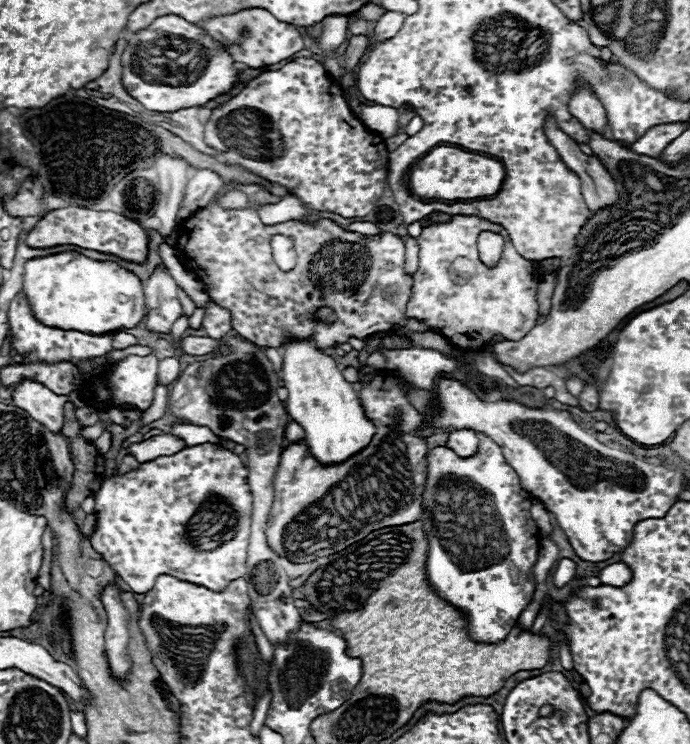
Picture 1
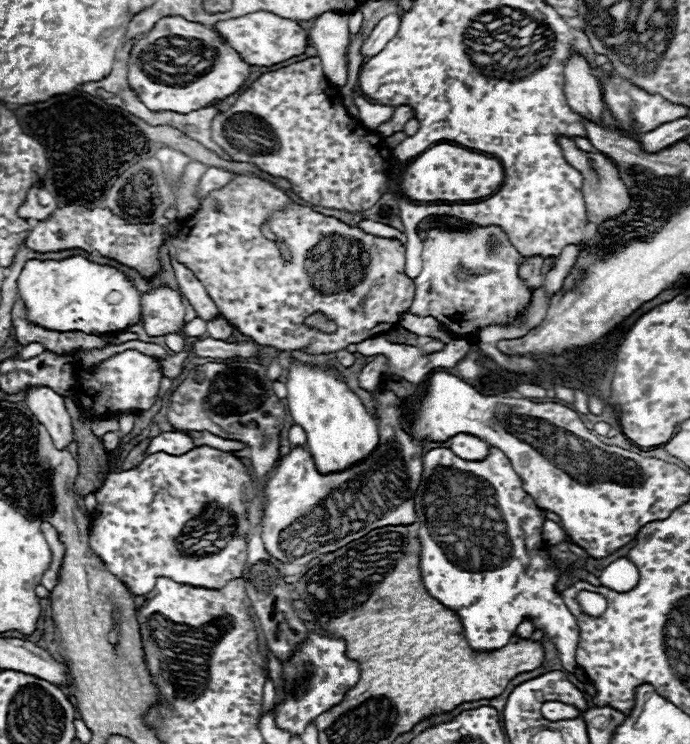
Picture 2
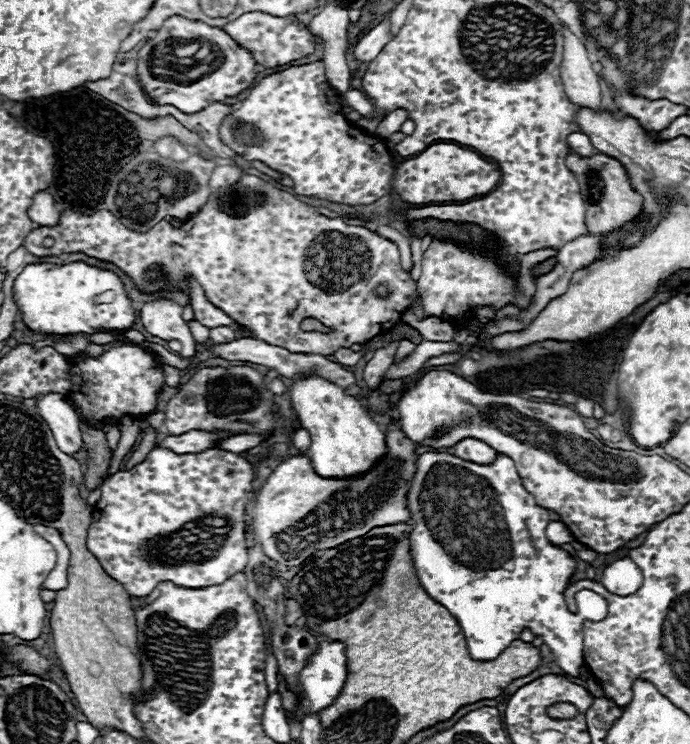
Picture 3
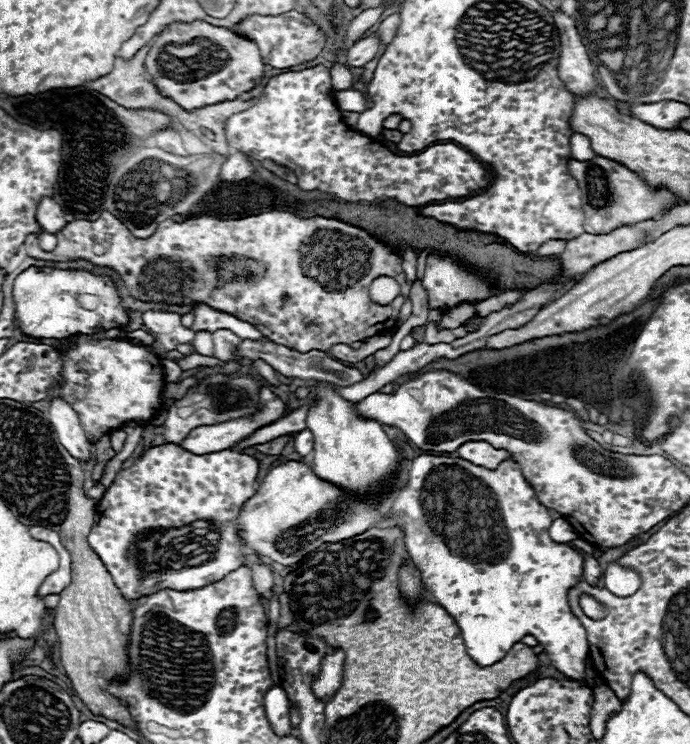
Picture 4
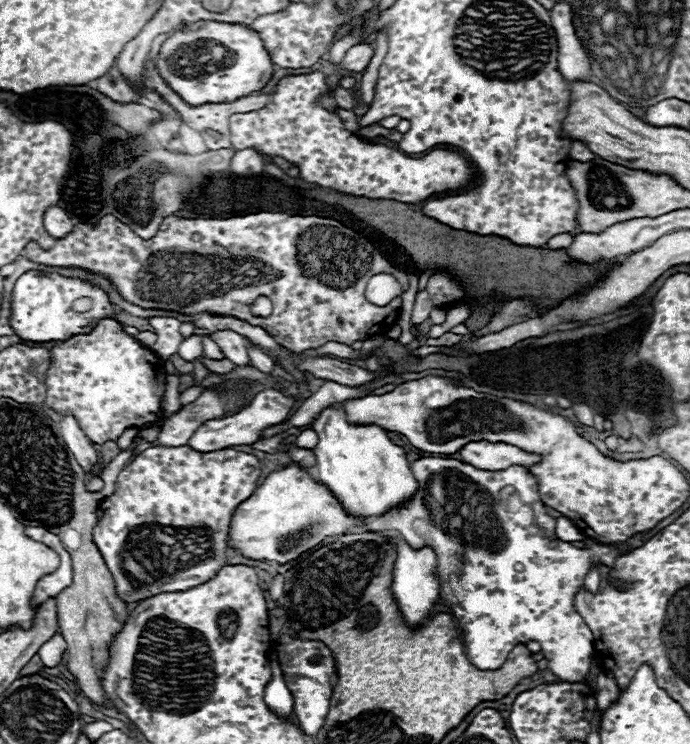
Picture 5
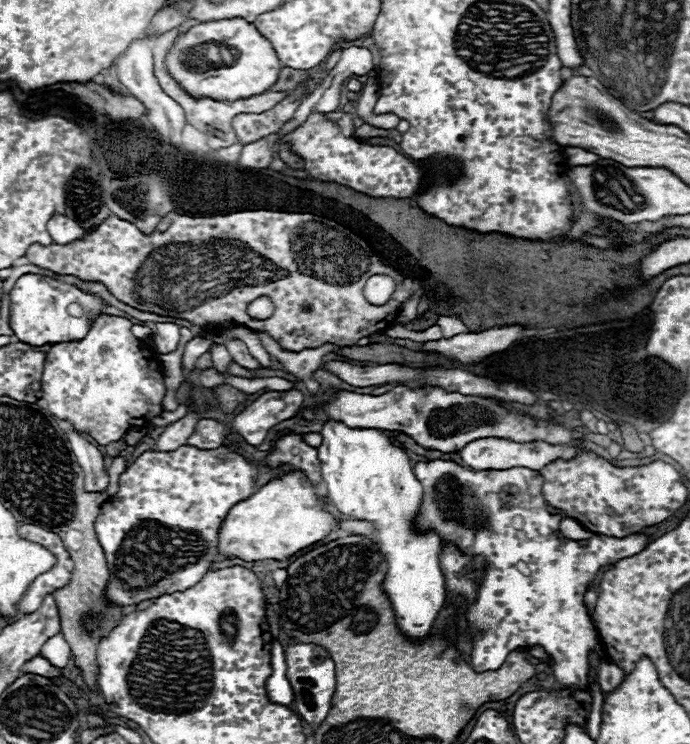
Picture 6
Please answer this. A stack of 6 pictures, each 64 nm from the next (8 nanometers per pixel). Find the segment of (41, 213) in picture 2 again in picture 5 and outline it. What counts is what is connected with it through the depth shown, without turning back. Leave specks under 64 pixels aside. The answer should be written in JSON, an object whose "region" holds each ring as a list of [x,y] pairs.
{"region":[[[50,206],[44,212],[44,228],[46,228],[46,232],[50,236],[62,238],[62,236],[66,236],[72,230],[72,220],[68,218],[68,214],[62,208]]]}

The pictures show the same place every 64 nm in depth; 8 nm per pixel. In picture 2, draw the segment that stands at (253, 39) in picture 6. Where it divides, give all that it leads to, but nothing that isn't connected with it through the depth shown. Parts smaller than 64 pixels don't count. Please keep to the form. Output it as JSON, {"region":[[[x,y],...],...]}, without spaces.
{"region":[[[176,18],[174,22],[174,30],[202,30],[204,28],[204,46],[208,48],[214,48],[218,52],[216,56],[216,66],[214,66],[214,72],[204,72],[202,76],[196,76],[190,84],[186,86],[166,86],[166,84],[158,84],[158,82],[152,82],[144,70],[128,70],[128,84],[132,86],[132,90],[138,94],[138,98],[146,104],[146,108],[154,110],[154,112],[162,112],[162,110],[172,110],[172,112],[190,112],[190,110],[198,110],[198,108],[206,108],[210,102],[214,100],[222,100],[230,94],[234,94],[242,84],[244,80],[248,78],[250,74],[250,66],[246,62],[240,60],[238,52],[234,52],[224,40],[222,36],[218,36],[218,32],[214,32],[212,28],[206,28],[202,24],[196,24],[196,22],[186,22]]]}

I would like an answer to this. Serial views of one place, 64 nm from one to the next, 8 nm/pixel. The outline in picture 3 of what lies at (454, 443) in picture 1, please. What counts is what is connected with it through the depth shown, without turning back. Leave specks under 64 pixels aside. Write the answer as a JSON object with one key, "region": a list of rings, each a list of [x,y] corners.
{"region":[[[464,438],[454,446],[454,456],[478,464],[490,464],[496,458],[496,450],[490,448],[486,442],[476,438]]]}

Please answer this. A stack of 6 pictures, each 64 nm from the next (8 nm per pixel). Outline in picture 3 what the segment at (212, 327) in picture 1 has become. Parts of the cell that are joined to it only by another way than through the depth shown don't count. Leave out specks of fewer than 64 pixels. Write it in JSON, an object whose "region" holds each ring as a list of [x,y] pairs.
{"region":[[[216,326],[216,328],[210,328],[210,340],[226,344],[226,340],[236,340],[236,334],[228,326]]]}

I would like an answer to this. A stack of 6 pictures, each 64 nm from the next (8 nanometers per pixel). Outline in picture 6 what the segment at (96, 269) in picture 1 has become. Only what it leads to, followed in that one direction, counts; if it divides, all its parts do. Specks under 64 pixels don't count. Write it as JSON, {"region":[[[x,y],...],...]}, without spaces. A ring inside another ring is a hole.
{"region":[[[24,274],[16,280],[12,292],[10,292],[10,328],[18,336],[18,340],[34,346],[42,344],[58,344],[58,342],[70,342],[80,340],[88,334],[90,326],[94,324],[94,318],[98,318],[104,310],[104,300],[96,294],[84,292],[74,284],[60,282],[56,278],[42,278],[38,274]],[[78,302],[86,308],[86,314],[80,318],[74,318],[66,312],[68,304]]]}

